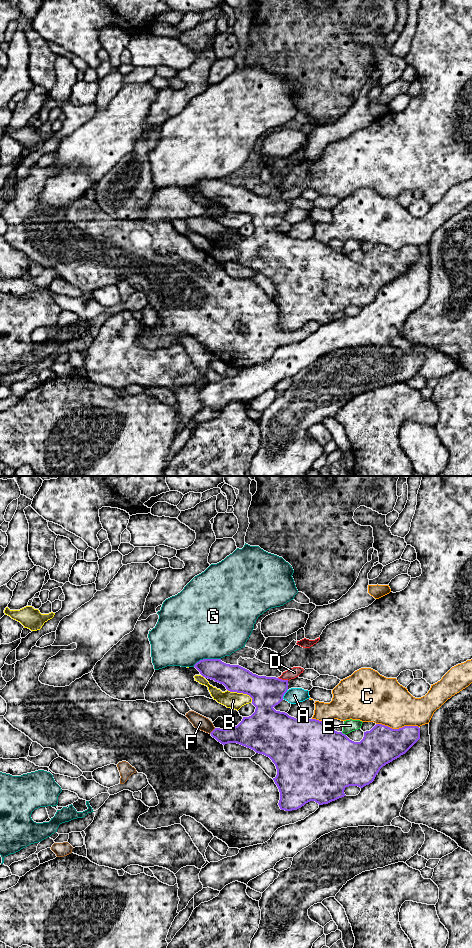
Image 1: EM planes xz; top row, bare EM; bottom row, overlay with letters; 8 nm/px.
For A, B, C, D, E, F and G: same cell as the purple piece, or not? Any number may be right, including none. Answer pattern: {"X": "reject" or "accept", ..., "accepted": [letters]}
{"A": "reject", "B": "reject", "C": "reject", "D": "reject", "E": "reject", "F": "reject", "G": "reject", "accepted": []}

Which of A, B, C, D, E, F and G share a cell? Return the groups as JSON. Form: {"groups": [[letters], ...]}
{"groups": [["A"], ["B"], ["C"], ["D"], ["E"], ["F"], ["G"]]}

